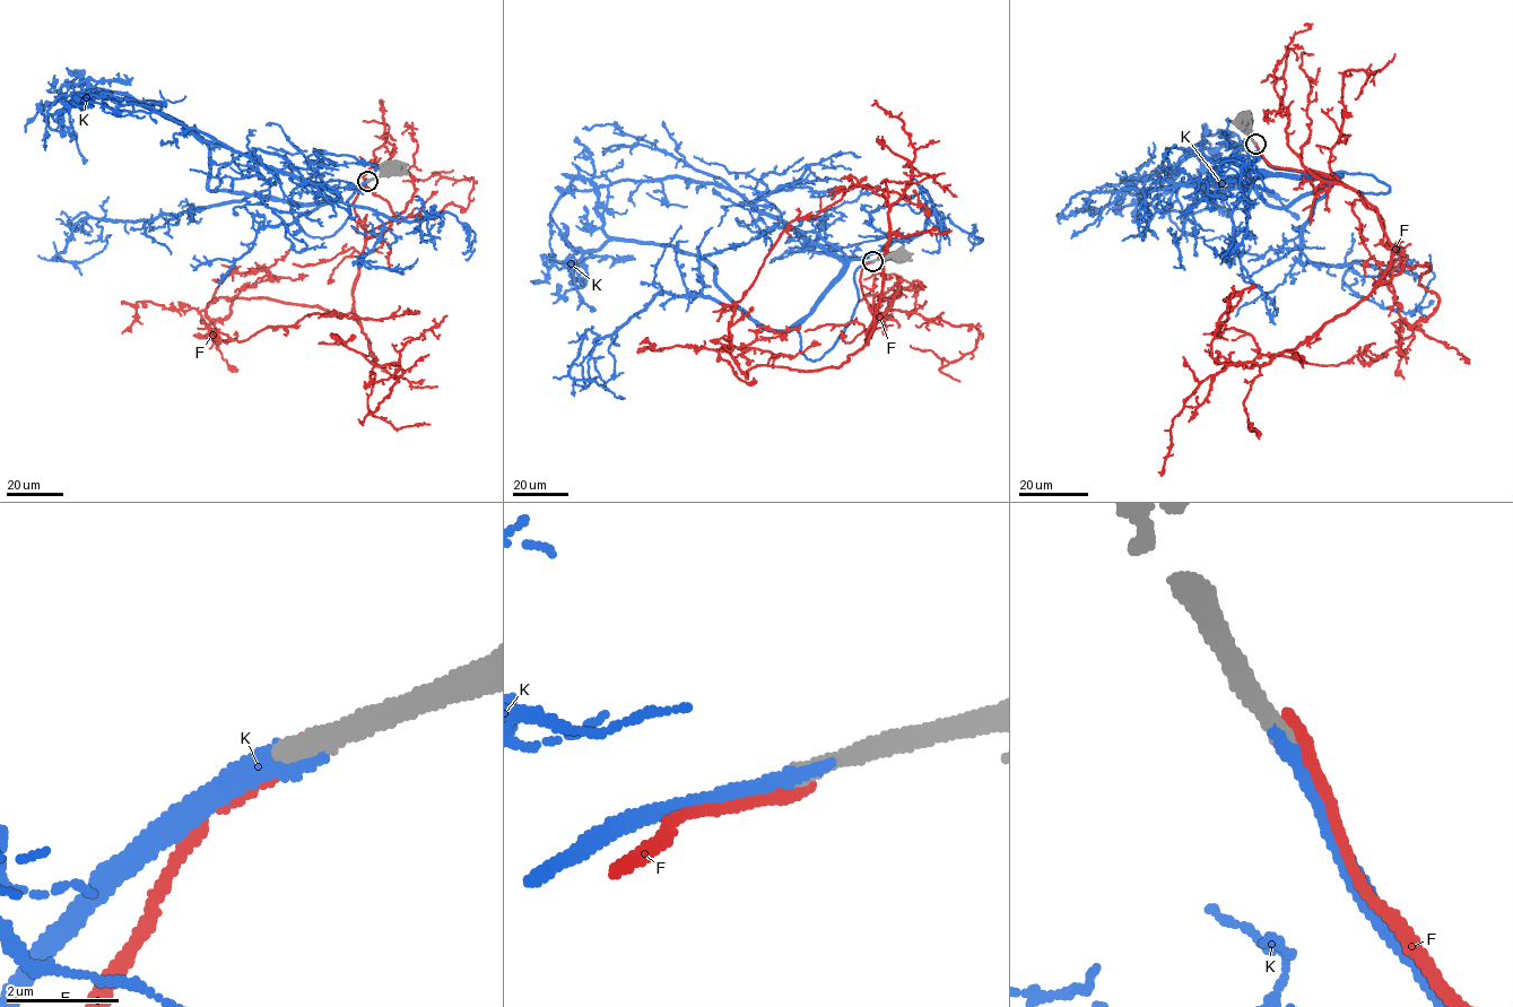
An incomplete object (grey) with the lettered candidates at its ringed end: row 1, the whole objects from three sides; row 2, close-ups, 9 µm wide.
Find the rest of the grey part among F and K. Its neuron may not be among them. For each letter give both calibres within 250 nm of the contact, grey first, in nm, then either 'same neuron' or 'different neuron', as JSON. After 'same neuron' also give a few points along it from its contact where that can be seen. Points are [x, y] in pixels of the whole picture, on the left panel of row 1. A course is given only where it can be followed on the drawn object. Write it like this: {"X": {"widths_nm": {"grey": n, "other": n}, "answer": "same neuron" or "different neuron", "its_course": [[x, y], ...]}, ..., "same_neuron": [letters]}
{"F": {"widths_nm": {"grey": 440, "other": 240}, "answer": "different neuron"}, "K": {"widths_nm": {"grey": 440, "other": 360}, "answer": "same neuron", "its_course": [[368, 181], [335, 234], [313, 237], [290, 200], [209, 189], [197, 135], [95, 87], [46, 114], [45, 150]]}, "same_neuron": ["K"]}

